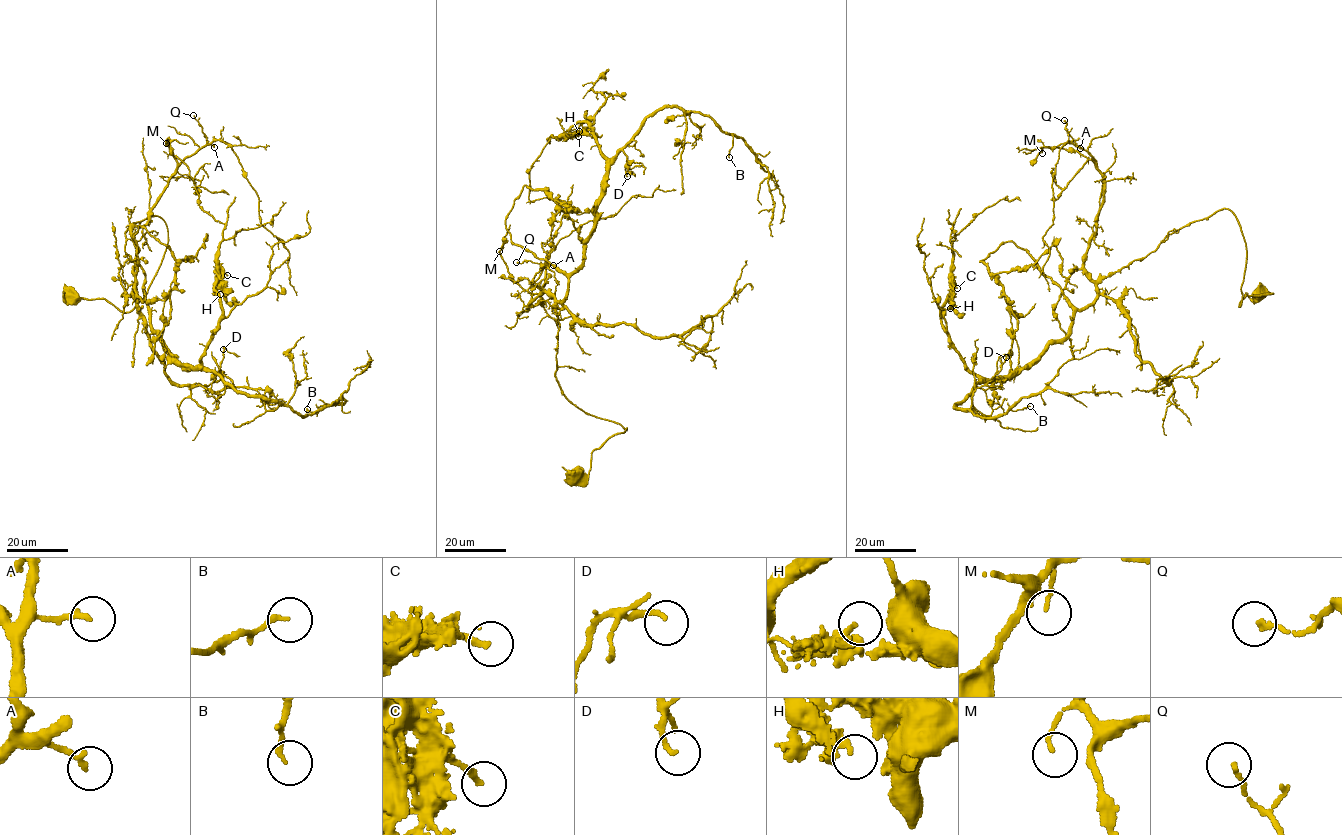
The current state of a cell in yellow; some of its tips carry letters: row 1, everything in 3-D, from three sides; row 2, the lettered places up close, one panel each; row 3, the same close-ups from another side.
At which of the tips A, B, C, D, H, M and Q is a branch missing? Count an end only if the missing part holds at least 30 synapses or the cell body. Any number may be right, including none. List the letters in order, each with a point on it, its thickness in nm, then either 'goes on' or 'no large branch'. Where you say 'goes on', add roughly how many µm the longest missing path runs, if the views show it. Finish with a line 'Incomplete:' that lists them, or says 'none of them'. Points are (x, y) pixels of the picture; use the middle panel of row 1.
A: at (553, 265); 170 nm thick; no large branch
B: at (729, 157); 150 nm thick; no large branch
C: at (578, 136); 220 nm thick; no large branch
D: at (627, 176); 140 nm thick; no large branch
H: at (579, 131); 200 nm thick; no large branch
M: at (499, 251); 100 nm thick; no large branch
Q: at (516, 262); 120 nm thick; no large branch
Incomplete: none of them

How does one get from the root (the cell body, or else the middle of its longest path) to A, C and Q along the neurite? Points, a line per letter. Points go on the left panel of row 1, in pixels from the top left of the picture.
A: (70, 297), (143, 297), (167, 227), (125, 234), (136, 272), (133, 228), (214, 147)
C: (70, 297), (130, 310), (164, 256), (160, 217), (131, 223), (125, 251), (172, 361), (193, 366), (227, 275)
Q: (70, 297), (143, 297), (167, 227), (125, 234), (136, 272), (131, 231), (207, 141), (193, 115)

